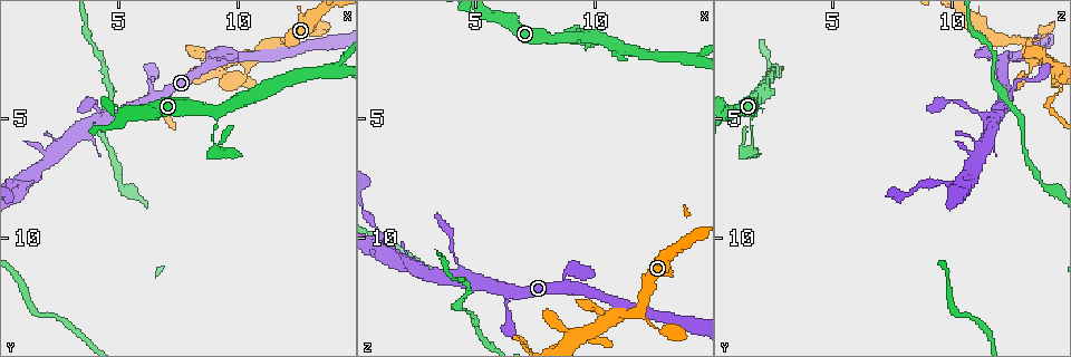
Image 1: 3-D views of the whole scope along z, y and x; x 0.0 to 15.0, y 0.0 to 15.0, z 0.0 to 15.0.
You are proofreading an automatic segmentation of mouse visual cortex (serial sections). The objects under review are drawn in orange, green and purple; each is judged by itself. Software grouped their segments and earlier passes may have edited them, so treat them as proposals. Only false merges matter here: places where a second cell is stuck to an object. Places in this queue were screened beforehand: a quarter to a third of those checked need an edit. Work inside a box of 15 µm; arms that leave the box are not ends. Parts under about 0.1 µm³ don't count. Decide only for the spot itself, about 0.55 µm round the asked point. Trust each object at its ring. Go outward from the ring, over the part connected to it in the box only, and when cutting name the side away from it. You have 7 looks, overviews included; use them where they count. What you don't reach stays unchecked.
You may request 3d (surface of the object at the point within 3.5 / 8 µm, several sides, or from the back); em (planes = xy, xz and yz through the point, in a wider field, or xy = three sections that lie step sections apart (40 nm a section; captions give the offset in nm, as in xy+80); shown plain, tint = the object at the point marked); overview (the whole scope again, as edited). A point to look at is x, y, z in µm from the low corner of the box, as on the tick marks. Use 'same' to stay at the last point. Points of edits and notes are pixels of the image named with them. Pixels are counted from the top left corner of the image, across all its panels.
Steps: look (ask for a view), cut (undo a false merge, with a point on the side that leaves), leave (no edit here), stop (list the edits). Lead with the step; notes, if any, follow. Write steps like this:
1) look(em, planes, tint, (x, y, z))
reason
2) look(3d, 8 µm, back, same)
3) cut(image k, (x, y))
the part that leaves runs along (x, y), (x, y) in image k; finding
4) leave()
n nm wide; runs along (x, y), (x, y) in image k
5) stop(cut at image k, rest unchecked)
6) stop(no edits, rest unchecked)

look(3d, 3.5 µm, back, (9.1, 4.6, 1.6))
thin arm on a thick one

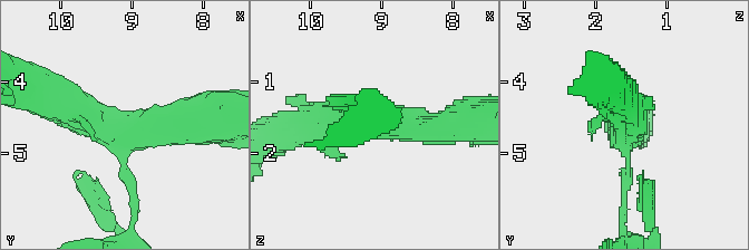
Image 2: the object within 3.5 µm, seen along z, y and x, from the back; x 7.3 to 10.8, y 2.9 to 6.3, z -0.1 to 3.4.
look(em, xy, step 1, tint, same)
3 arms; arms of 150, 450, 500 nm; shape alone is not enough

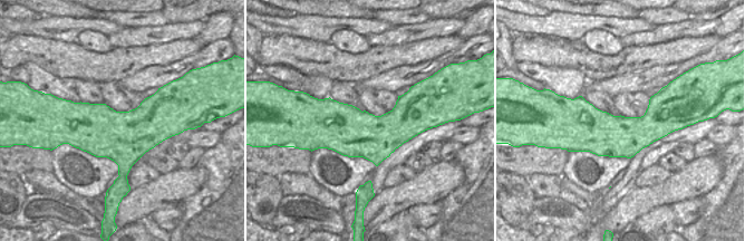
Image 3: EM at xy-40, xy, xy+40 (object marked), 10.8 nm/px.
leave()
runs along (200, 123), (104, 131), (59, 103) in image 2; continuous, no second cell

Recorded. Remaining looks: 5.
look(3d, 8 µm, (9.2, 2.6, 14.0))
three arms meet

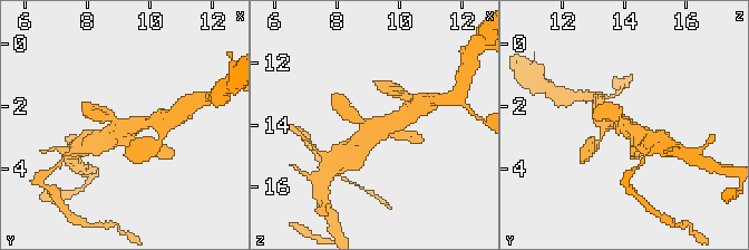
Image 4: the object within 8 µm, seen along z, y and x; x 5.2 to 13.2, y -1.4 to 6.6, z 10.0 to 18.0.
look(em, xy, step 1, tint, (9.2, 2.6, 14.0))

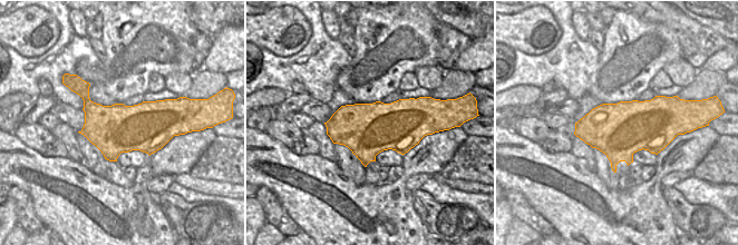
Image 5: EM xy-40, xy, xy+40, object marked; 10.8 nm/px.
leave()
runs along (407, 114), (357, 147) in image 4; continuous, no second cell

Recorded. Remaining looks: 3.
look(3d, 8 µm, (8.9, 2.2, 11.3))
sudden change in width

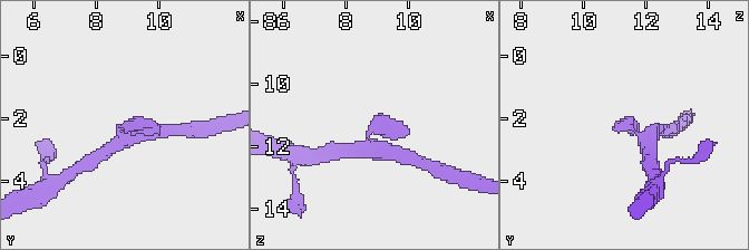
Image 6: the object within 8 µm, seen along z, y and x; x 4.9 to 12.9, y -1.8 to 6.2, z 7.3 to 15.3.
look(3d, 3.5 µm, (9.0, 2.2, 11.4))
closer look

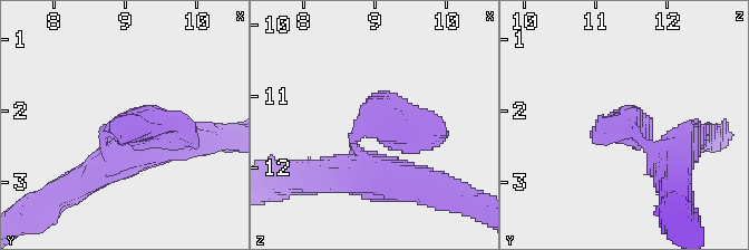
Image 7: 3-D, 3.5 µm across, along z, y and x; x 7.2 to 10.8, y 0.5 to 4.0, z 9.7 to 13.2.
look(em, xy, step 5, tint, (9.00, 2.20, 11.40))

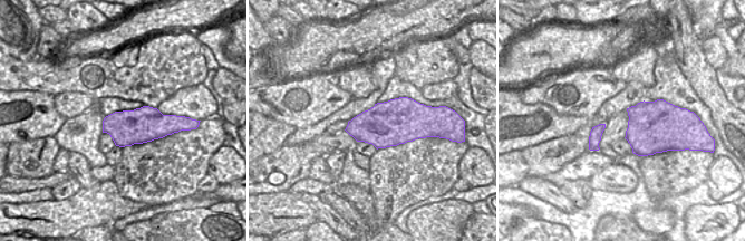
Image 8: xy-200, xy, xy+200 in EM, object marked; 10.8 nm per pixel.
leave()
480 nm wide; runs along (357, 172), (443, 134) in image 7; all the same cell

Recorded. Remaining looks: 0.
stop(no edits, rest unchecked)

